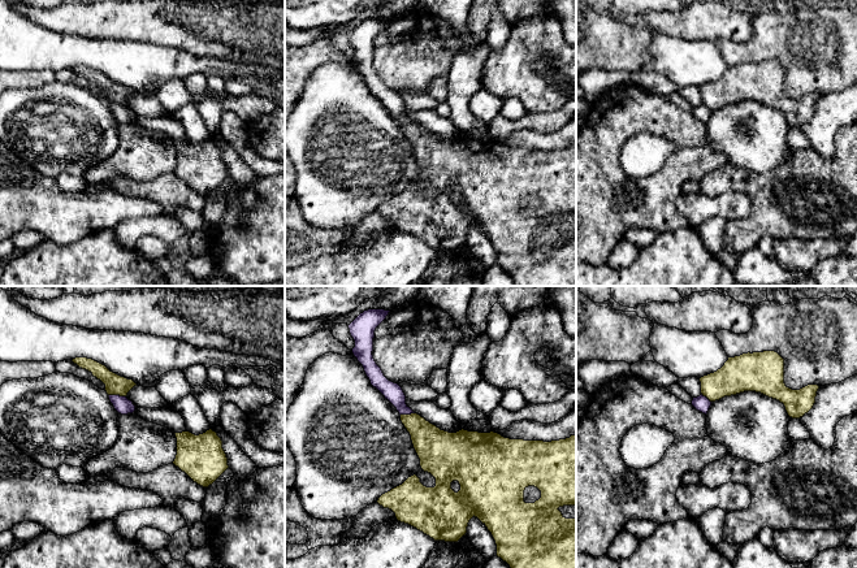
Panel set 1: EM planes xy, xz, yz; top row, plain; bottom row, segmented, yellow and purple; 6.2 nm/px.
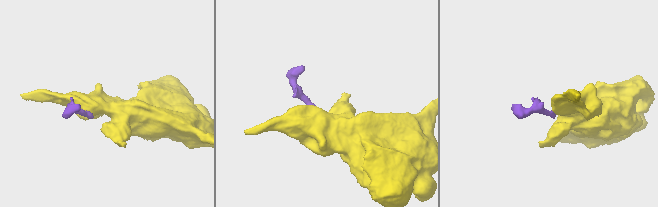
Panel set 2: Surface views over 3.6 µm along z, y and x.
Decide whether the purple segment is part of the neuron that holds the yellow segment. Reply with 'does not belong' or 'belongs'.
does not belong

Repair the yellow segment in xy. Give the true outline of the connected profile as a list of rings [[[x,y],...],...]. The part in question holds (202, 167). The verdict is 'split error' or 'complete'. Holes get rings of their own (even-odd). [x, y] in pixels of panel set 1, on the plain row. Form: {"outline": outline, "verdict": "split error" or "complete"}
{"outline": [[[212,138],[199,144],[190,140],[174,143],[177,164],[173,173],[198,194],[208,196],[229,177],[222,149]]], "verdict": "complete"}

